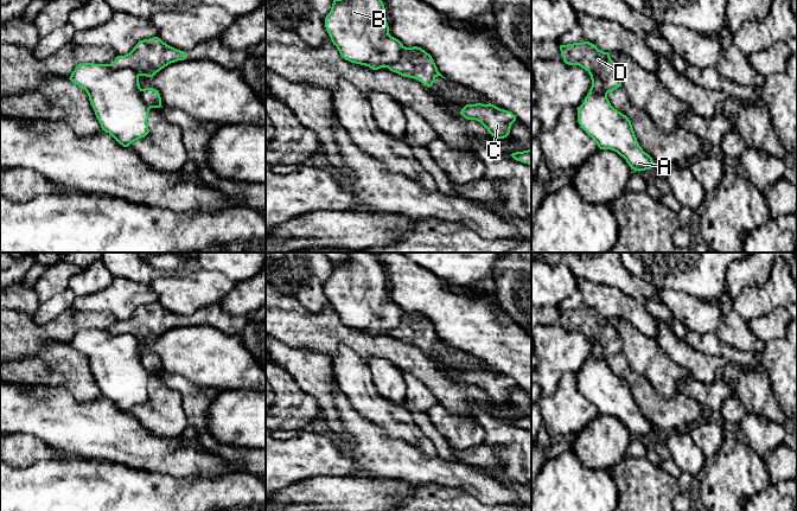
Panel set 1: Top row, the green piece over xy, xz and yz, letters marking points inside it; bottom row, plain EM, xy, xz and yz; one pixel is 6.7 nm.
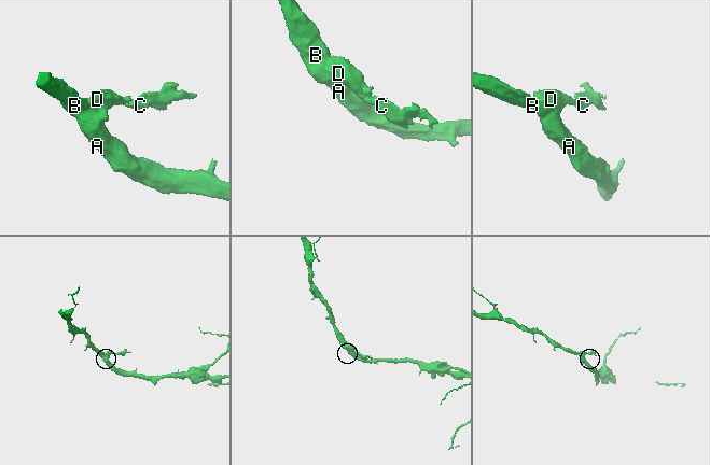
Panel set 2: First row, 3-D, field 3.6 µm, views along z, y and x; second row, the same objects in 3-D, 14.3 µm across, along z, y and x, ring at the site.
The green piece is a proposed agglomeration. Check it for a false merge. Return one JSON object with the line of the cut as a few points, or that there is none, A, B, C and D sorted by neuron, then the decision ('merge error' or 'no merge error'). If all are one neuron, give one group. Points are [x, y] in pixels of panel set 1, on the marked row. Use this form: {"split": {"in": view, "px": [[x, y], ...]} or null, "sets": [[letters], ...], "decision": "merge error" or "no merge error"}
{"split": {"in": "yz", "px": [[588, 71], [592, 71], [601, 81], [601, 90], [606, 94]]}, "sets": [["A", "B"], ["C", "D"]], "decision": "merge error"}

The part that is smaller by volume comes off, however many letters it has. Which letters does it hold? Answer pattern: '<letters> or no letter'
C, D

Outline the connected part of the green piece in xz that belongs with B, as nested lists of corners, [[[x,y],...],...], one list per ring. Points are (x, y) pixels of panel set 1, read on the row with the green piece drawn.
[[[333,0],[325,27],[345,60],[372,70],[388,68],[403,49],[389,34],[382,0]]]

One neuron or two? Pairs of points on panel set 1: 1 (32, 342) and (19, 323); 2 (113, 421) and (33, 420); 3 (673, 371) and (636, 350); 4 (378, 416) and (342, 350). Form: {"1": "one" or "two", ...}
{"1": "one", "2": "one", "3": "one", "4": "one"}

